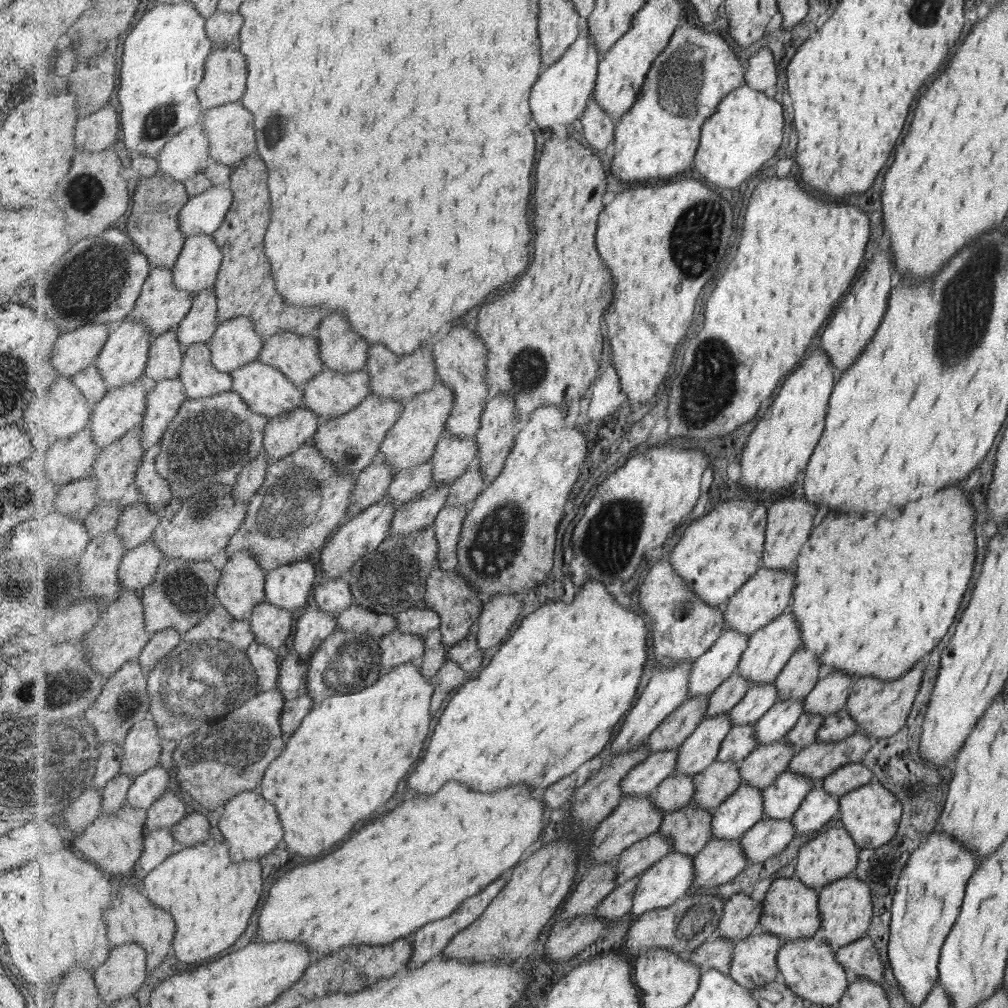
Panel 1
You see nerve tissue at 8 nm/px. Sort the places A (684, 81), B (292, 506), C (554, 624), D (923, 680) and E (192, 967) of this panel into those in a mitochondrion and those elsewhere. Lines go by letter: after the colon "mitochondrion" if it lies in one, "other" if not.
A: mitochondrion
B: mitochondrion
C: other
D: other
E: other

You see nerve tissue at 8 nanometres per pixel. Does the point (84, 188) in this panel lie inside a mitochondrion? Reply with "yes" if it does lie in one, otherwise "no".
yes

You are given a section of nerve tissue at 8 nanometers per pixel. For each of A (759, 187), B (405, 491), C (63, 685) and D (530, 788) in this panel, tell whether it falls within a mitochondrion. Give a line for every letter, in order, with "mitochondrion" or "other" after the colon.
A: other
B: other
C: mitochondrion
D: other

